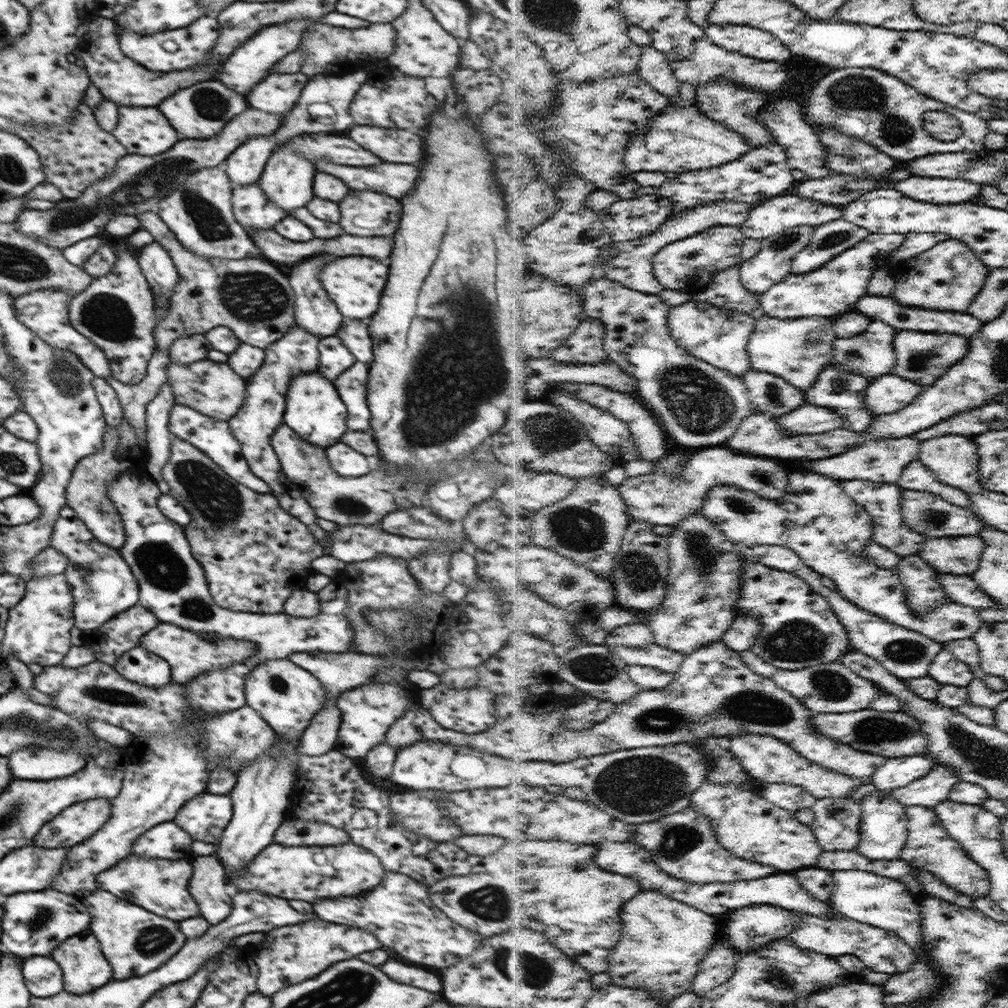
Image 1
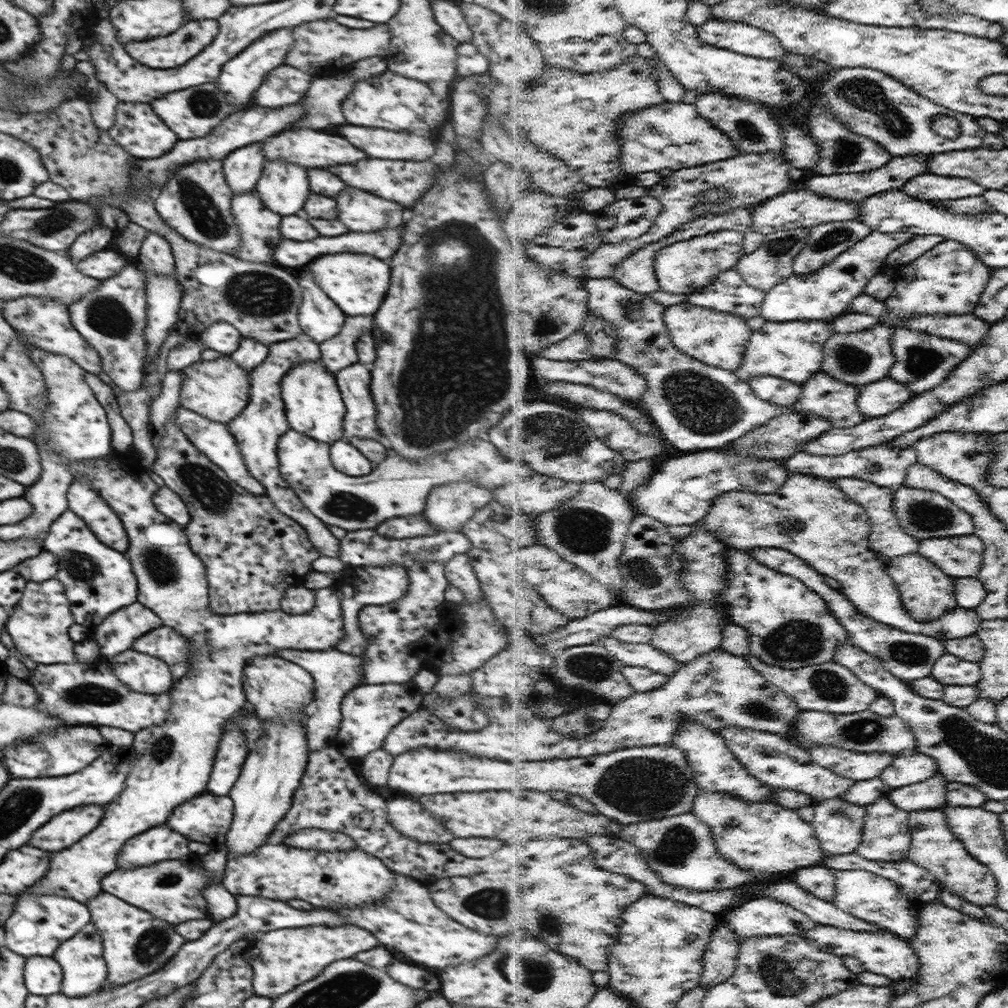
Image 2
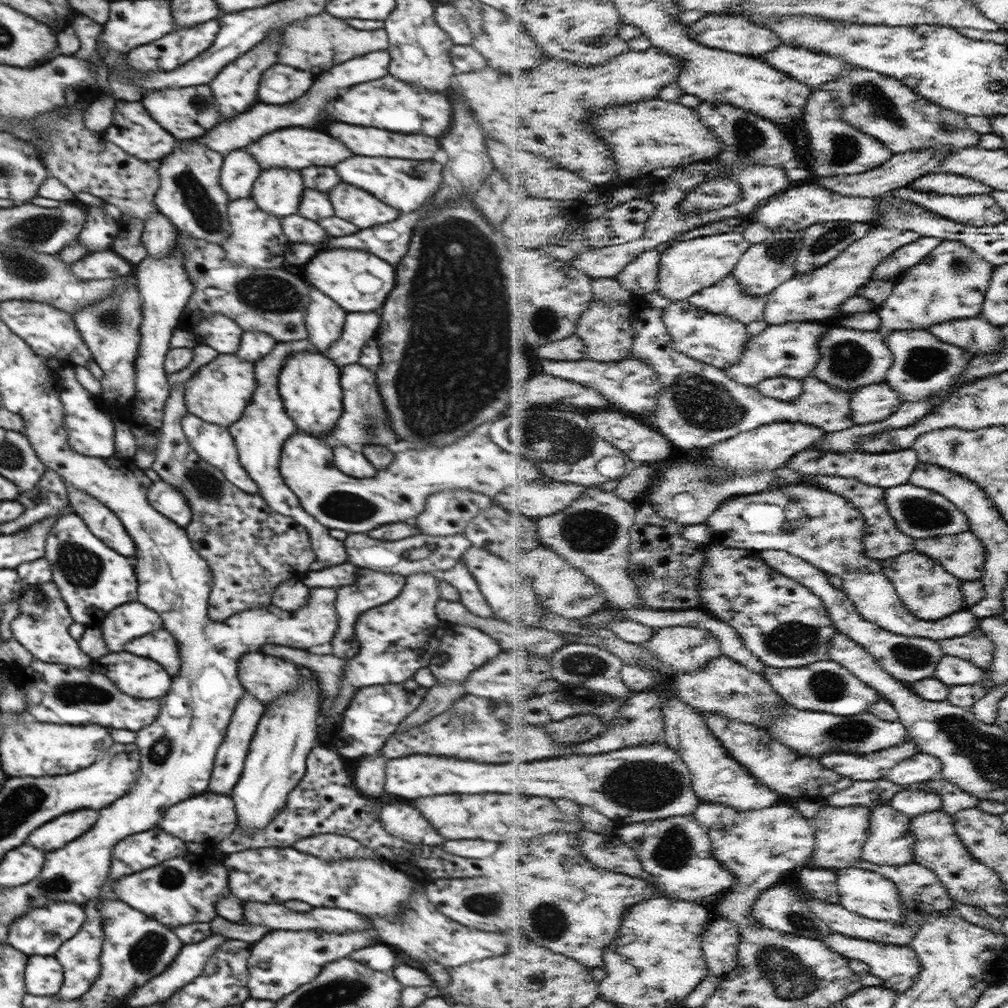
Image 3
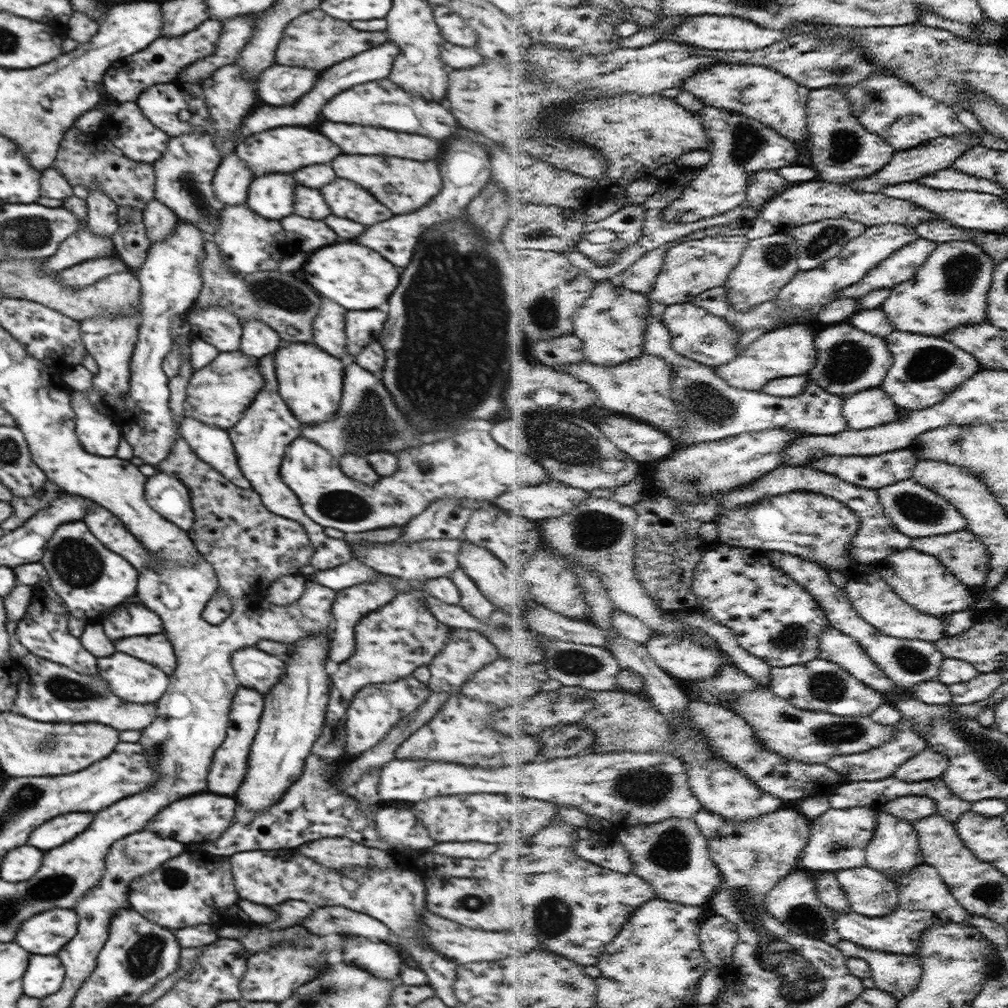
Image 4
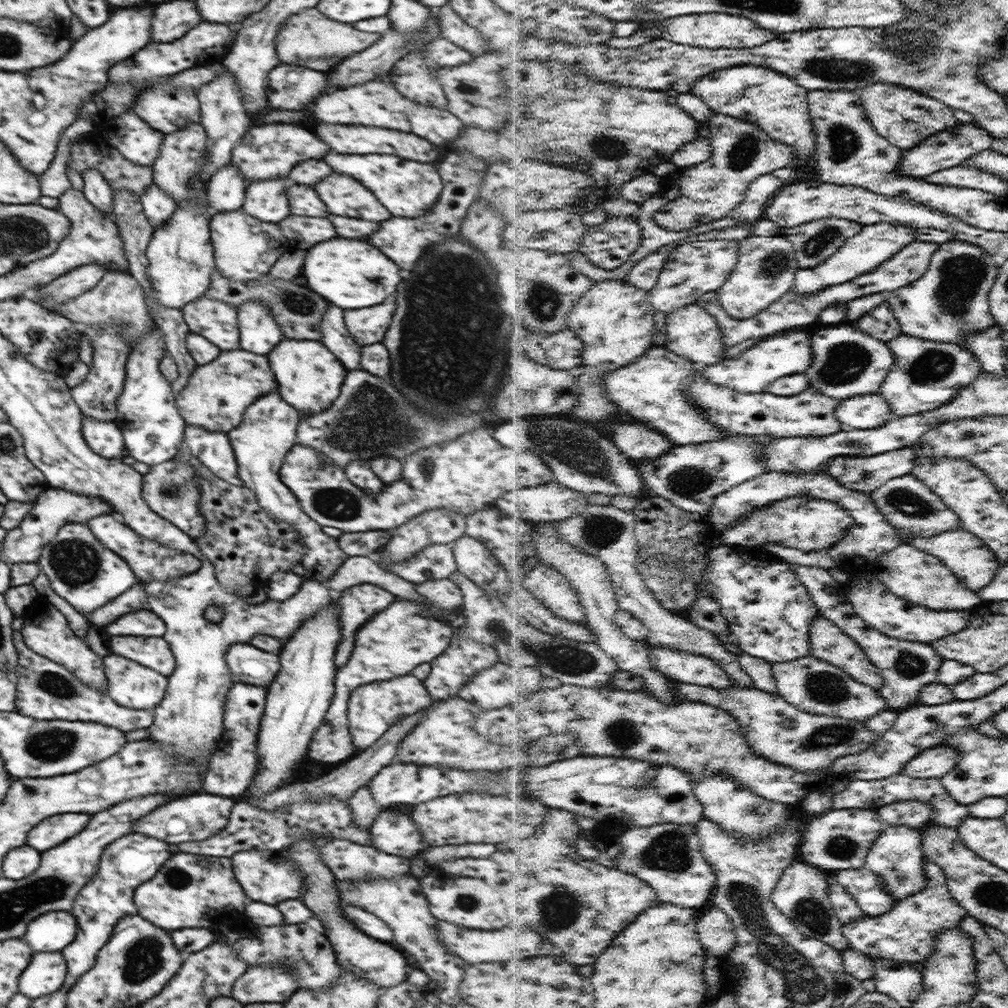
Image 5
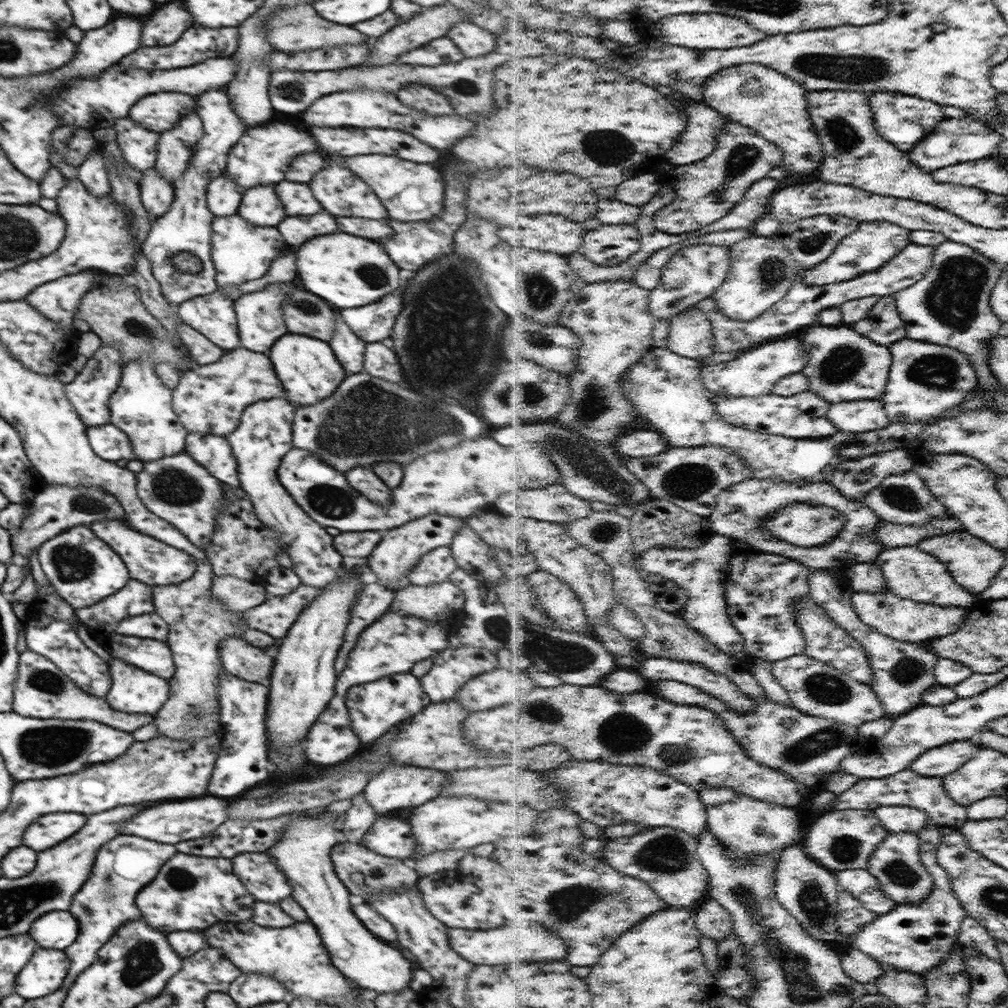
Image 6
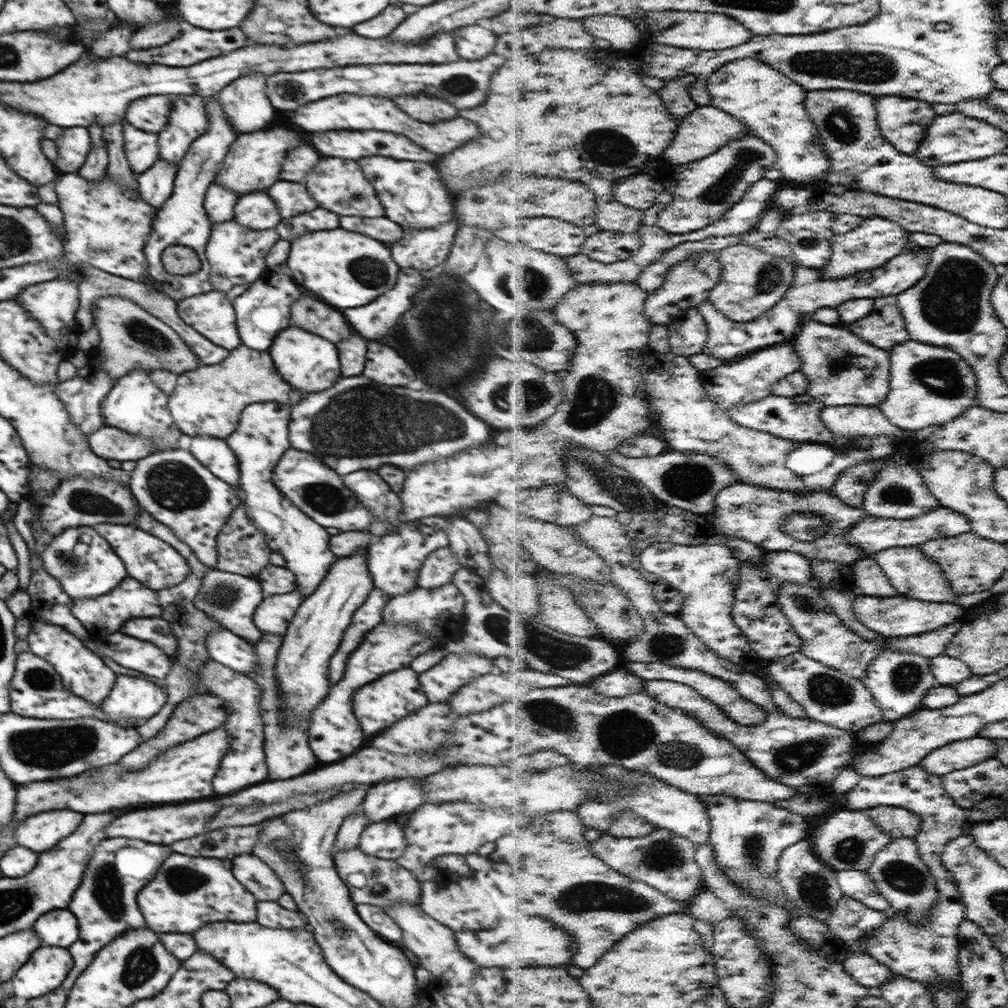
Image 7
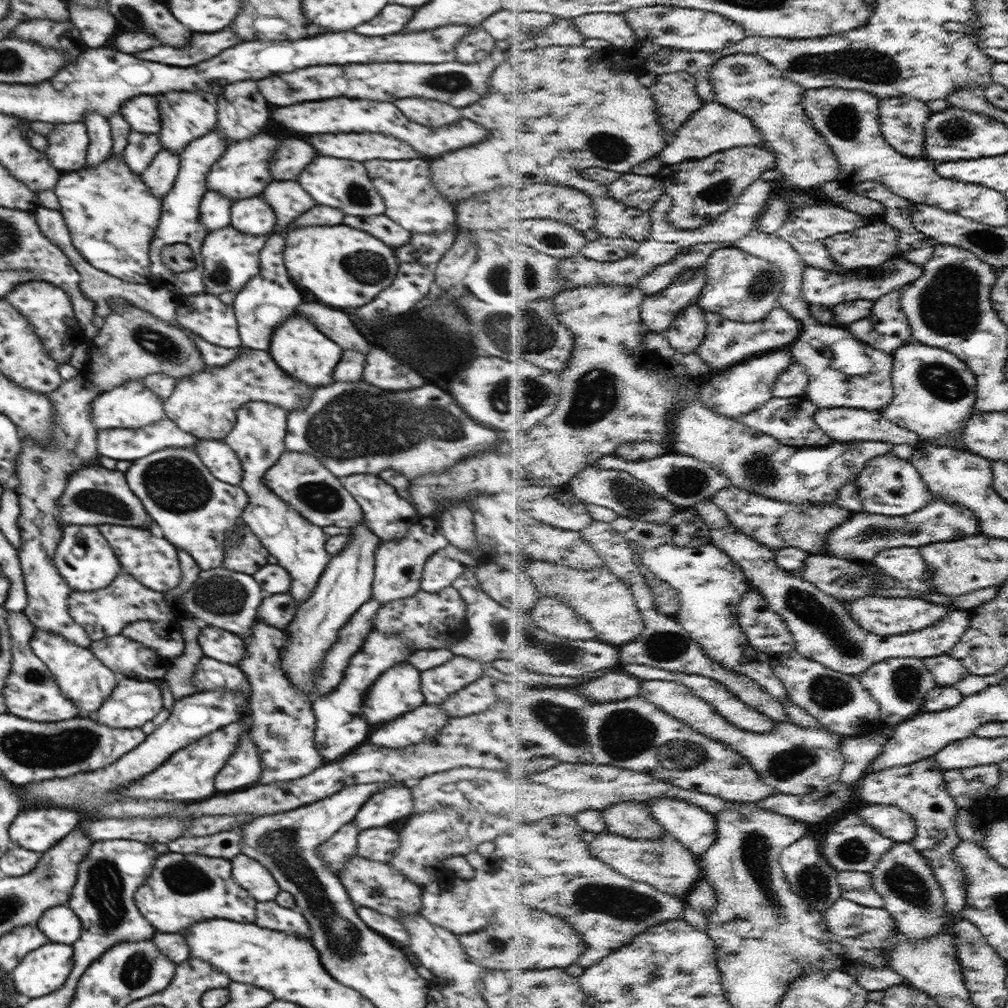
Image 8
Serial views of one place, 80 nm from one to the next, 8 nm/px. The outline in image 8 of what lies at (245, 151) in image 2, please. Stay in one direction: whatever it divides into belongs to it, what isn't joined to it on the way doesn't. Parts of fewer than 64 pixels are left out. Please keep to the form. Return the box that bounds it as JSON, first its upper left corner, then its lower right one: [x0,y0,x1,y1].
[199,191,233,232]

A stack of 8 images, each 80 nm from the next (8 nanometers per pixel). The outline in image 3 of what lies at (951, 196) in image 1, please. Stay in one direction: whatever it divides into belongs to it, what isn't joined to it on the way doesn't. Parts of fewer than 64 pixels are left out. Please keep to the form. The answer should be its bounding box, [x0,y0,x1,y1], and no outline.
[911,171,994,195]

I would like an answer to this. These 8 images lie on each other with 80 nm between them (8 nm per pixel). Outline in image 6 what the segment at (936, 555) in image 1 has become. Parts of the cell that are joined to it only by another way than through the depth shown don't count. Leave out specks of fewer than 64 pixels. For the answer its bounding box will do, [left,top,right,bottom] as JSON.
[920,530,1005,594]

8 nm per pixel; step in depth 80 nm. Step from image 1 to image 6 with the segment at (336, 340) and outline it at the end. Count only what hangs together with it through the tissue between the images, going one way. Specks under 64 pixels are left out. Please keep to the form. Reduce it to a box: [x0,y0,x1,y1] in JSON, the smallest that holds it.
[340,284,406,344]

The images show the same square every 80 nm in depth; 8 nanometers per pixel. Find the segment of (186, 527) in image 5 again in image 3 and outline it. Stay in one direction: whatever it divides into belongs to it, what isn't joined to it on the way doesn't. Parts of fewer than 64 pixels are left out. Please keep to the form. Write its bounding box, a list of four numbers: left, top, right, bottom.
[148,480,192,528]

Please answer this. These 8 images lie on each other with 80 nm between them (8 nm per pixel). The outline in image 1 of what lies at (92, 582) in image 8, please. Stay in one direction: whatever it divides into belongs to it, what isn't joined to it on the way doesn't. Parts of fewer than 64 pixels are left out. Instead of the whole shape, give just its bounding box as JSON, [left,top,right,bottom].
[49,505,138,634]

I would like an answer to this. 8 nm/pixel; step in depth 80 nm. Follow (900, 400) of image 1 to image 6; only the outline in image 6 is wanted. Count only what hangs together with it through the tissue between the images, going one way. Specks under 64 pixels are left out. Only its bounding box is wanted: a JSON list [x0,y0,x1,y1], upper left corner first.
[829,399,893,433]

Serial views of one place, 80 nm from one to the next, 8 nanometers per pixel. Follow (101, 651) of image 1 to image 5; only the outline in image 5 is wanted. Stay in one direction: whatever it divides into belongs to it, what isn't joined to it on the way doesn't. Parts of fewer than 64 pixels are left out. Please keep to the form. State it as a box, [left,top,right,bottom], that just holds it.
[104,609,166,637]

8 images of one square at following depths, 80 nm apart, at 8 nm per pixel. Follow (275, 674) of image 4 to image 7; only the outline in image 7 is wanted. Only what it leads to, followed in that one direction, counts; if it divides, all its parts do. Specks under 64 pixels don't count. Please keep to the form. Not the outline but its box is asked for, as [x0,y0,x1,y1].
[205,629,257,676]

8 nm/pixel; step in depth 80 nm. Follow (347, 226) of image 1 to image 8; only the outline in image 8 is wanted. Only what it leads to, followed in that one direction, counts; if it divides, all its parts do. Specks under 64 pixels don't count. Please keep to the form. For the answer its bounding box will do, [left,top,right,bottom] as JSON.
[298,156,384,217]

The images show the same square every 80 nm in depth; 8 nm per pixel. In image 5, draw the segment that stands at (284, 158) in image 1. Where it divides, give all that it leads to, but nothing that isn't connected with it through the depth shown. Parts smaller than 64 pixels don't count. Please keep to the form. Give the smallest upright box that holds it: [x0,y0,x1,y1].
[243,177,292,224]

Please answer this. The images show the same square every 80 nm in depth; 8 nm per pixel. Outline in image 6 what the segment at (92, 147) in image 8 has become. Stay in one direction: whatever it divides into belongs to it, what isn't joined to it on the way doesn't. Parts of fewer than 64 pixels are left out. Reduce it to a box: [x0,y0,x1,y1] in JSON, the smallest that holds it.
[76,153,111,197]

